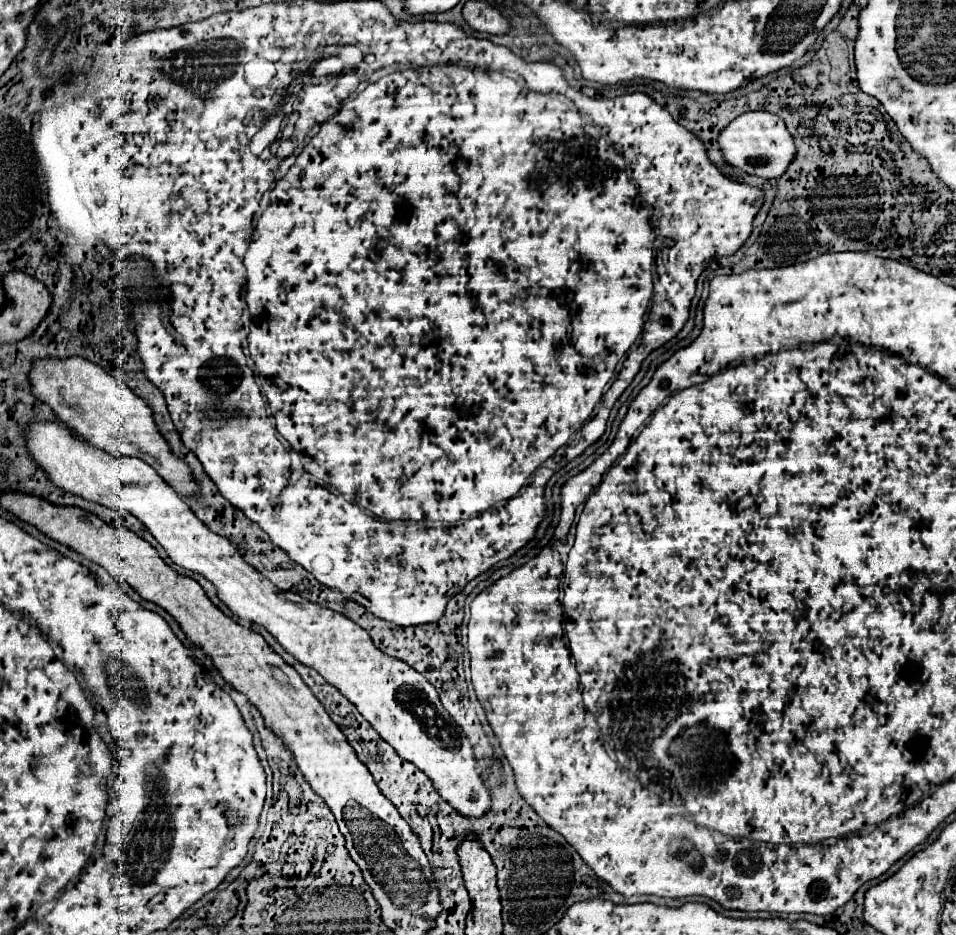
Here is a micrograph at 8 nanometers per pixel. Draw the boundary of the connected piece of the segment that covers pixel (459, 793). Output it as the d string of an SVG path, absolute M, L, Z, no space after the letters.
M50 421L28 425L26 443L30 455L48 473L52 483L84 499L116 511L124 509L138 517L176 565L204 575L216 587L218 599L226 603L236 617L262 625L290 655L316 669L360 711L402 759L414 763L430 777L438 795L460 815L478 819L490 811L492 797L476 771L474 749L442 707L434 685L422 673L382 653L370 635L344 615L310 603L302 595L272 587L268 579L242 559L228 539L204 527L186 501L176 495L148 463L134 457L112 457L76 437L68 427Z

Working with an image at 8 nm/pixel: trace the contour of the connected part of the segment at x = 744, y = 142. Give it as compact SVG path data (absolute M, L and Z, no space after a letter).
M750 111L750 113L740 115L720 133L718 143L720 143L720 151L722 151L724 159L730 165L740 167L742 171L746 171L750 175L764 177L764 179L782 177L784 171L788 169L788 165L796 157L794 137L786 129L786 123L778 115L768 113L768 111Z

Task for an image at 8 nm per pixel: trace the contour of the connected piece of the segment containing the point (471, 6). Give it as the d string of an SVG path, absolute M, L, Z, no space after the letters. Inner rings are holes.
M468 1L462 15L466 23L476 31L490 35L504 35L510 31L510 21L486 1Z

